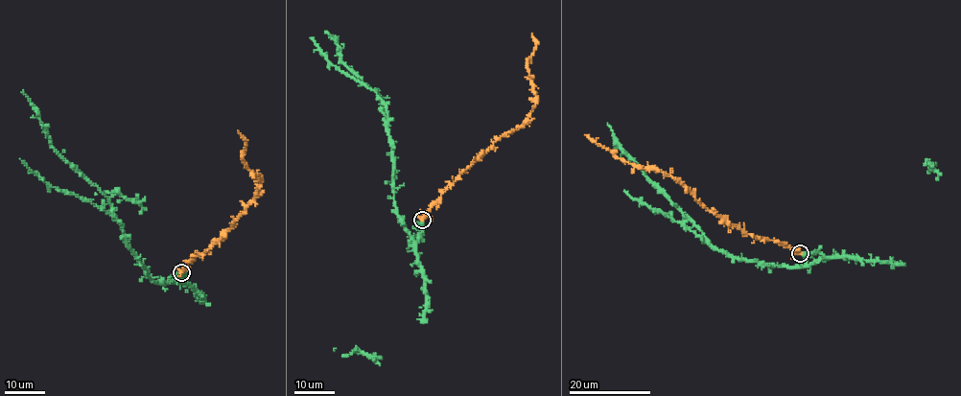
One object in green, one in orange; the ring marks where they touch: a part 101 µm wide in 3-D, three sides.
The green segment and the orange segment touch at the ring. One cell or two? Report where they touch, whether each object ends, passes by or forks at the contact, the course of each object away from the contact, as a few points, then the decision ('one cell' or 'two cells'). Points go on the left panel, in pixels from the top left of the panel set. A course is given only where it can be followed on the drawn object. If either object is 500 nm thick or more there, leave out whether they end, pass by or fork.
place (181, 272); course green (181, 272), (179, 279), (165, 283), (145, 271), (130, 249), (108, 198), (52, 146), (22, 90); course orange (181, 272), (193, 258), (220, 240), (259, 188), (258, 176), (245, 164), (242, 154), (246, 139), (237, 131); one cell

